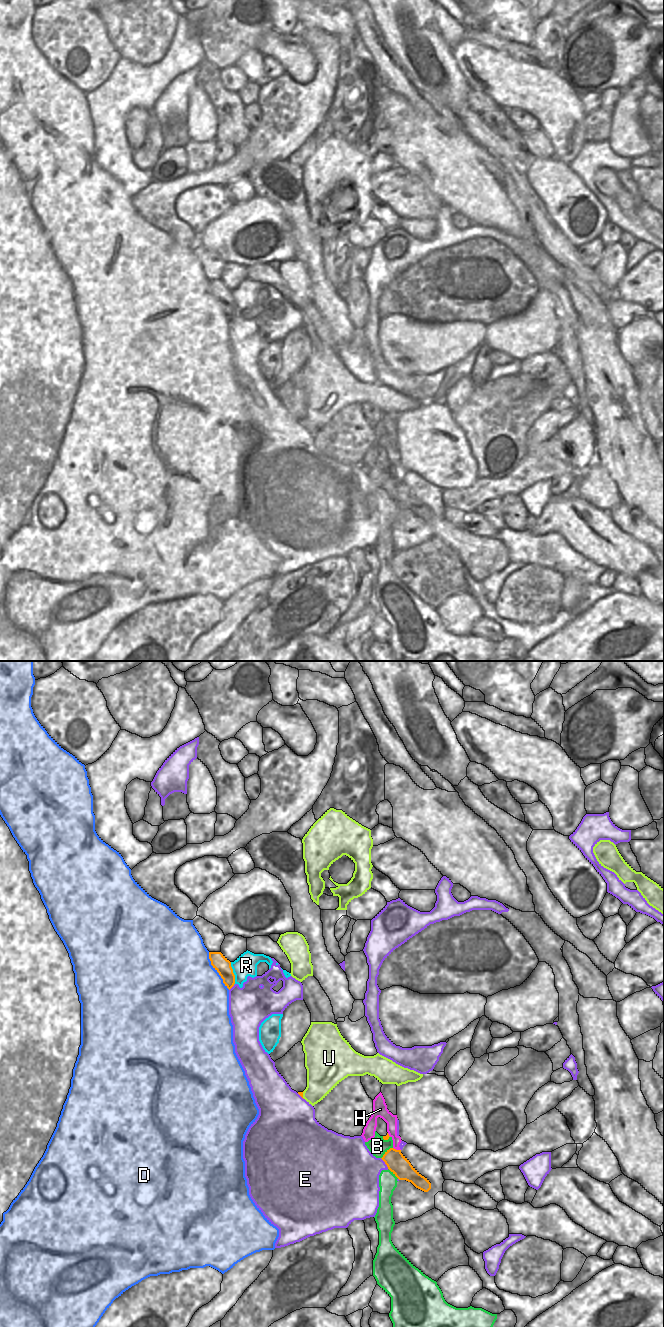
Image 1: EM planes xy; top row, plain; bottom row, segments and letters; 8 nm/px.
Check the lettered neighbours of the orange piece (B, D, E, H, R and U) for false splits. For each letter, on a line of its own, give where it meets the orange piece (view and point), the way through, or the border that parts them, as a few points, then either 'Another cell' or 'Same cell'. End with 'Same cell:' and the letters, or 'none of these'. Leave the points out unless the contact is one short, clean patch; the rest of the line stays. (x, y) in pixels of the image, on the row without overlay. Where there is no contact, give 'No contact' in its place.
B: Touches orange at xy (386, 480). Boundary: xy (392, 475), (381, 486). Another cell
D: Touches orange at xy (217, 299). Another cell
E: Touches orange at xy (385, 491). Another cell
H: Touches orange at xy (397, 478). Another cell
R: Touches orange at xy (233, 301). Another cell
U: Touches orange at xy (302, 423). Boundary: xy (304, 419), (303, 426). Another cell
Same cell: none of these

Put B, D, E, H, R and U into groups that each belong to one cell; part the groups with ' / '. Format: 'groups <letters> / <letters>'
groups B / D / E / H / R / U

